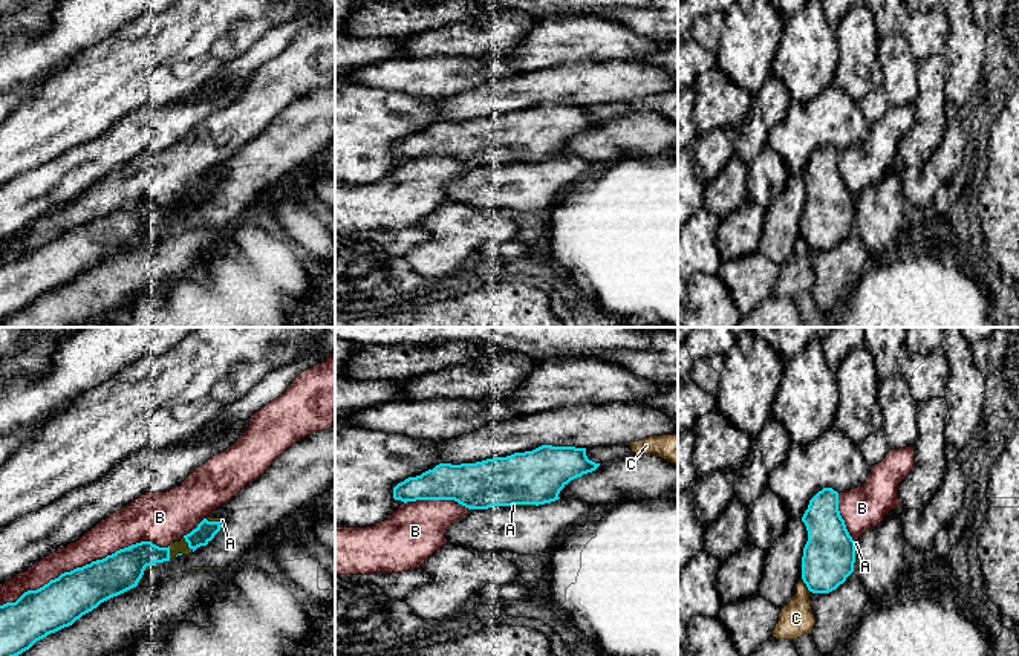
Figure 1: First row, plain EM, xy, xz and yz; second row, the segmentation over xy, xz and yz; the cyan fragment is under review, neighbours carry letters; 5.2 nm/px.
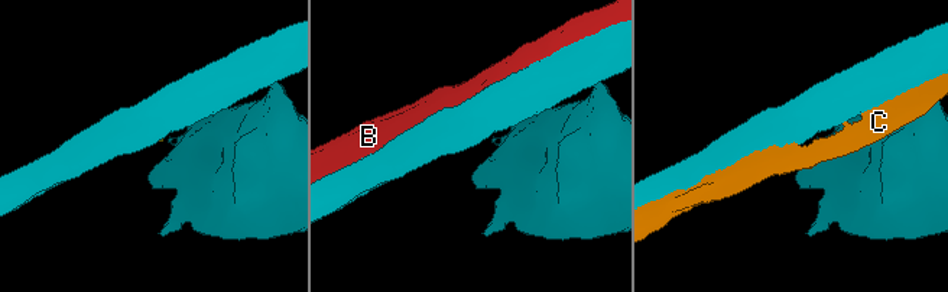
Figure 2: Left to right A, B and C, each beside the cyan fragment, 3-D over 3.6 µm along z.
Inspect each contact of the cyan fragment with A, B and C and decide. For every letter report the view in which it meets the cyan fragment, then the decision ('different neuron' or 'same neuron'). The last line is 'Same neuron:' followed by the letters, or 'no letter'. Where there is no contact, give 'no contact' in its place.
A: contact in xy; different neuron
B: contact in xy; different neuron
C: contact in yz; different neuron
Same neuron: no letter

